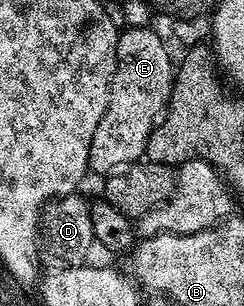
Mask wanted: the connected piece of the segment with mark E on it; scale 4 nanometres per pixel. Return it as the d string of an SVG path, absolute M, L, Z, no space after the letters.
M129 27L117 38L117 70L111 83L107 111L103 111L103 119L99 119L99 127L95 127L95 135L91 139L89 167L95 174L108 175L118 172L146 156L145 148L154 125L164 114L169 96L173 90L175 61L169 58L169 49L165 41L153 30L153 27Z

